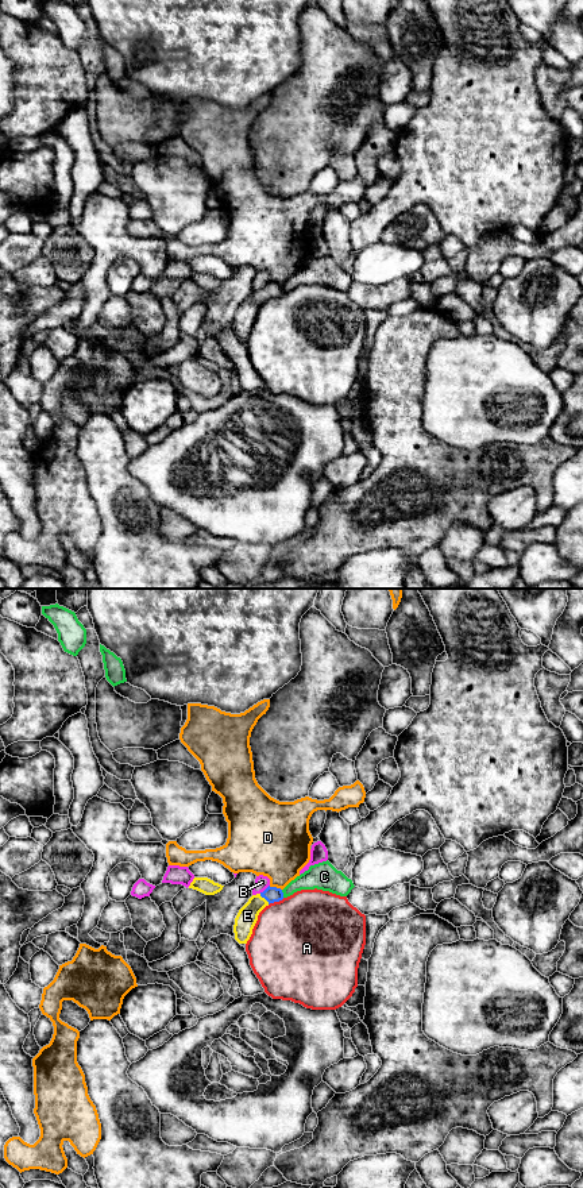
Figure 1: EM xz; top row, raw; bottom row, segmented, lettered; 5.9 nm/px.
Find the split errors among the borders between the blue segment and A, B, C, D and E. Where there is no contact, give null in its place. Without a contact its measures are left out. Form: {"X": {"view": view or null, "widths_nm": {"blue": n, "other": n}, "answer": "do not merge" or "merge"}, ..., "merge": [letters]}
{"A": {"view": "xz", "widths_nm": {"blue": 100, "other": 480}, "answer": "do not merge"}, "B": {"view": "xz", "widths_nm": {"blue": 100, "other": 80}, "answer": "do not merge"}, "C": {"view": "xz", "widths_nm": {"blue": 100, "other": 150}, "answer": "do not merge"}, "D": {"view": "xz", "widths_nm": {"blue": 100, "other": 380}, "answer": "do not merge"}, "E": {"view": "xz", "widths_nm": {"blue": 100, "other": 120}, "answer": "merge"}, "merge": ["E"]}

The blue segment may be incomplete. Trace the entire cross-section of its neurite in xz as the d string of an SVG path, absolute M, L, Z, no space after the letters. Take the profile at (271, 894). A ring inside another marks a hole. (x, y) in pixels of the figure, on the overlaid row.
M270 886L263 892L252 895L248 902L239 910L235 918L235 940L239 944L247 944L258 921L259 913L270 903L279 902L282 899L282 890Z

